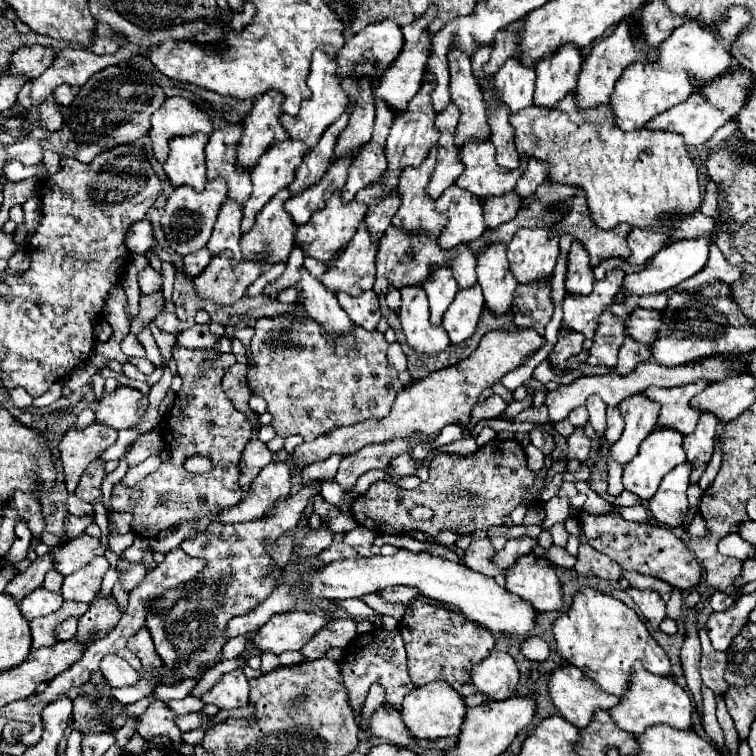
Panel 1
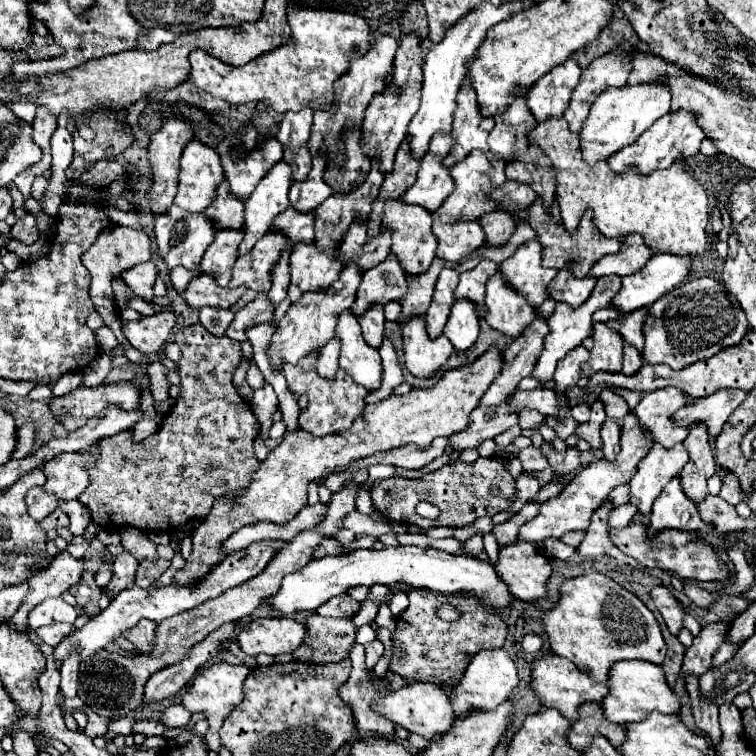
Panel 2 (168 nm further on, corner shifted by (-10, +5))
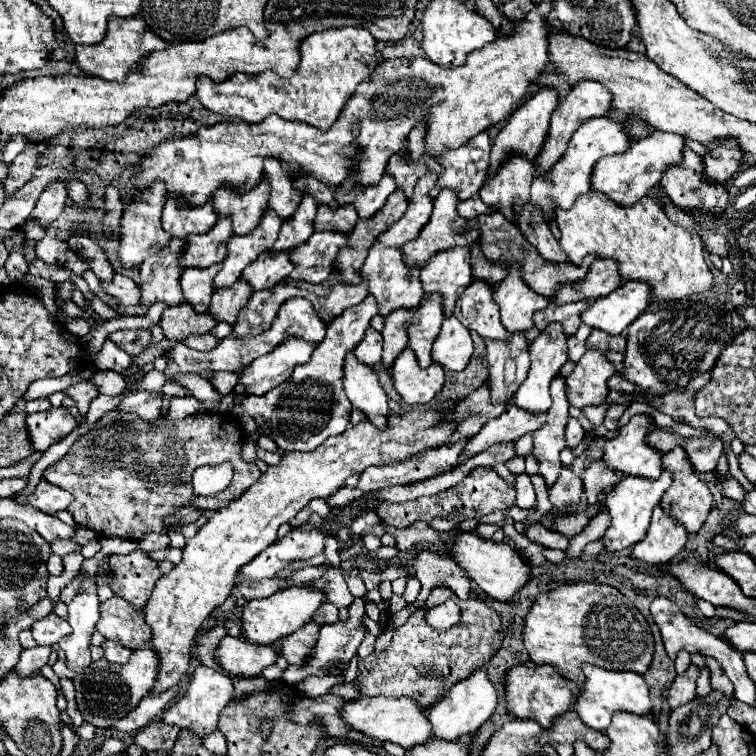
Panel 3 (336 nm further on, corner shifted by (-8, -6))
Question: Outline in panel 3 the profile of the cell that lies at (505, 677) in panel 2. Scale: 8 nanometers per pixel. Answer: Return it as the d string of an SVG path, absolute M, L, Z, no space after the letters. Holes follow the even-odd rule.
M482 667L482 669L474 671L474 675L470 675L470 679L464 679L462 683L456 683L446 693L446 697L442 697L438 703L434 703L426 709L426 719L432 725L430 737L444 739L444 741L456 741L462 735L478 731L478 727L494 713L496 701L498 701L498 695L496 695L494 685L488 679L486 669Z

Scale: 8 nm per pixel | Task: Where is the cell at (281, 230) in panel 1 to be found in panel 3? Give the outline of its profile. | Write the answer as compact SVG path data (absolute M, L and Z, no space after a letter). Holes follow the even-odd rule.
M234 283L234 287L228 287L226 291L214 291L208 307L208 315L216 321L226 321L230 325L236 323L236 315L242 307L246 307L248 297L252 295L248 283Z

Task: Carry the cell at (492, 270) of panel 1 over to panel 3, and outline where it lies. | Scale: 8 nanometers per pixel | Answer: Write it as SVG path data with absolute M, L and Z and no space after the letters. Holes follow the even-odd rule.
M512 335L512 343L486 341L486 361L488 361L488 389L492 403L510 403L516 389L526 379L530 365L528 341L524 335Z

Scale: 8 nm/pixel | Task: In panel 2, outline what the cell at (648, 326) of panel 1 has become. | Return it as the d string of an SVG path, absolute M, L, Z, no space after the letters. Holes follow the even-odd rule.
M640 308L640 310L634 310L634 312L628 312L628 314L620 316L620 320L608 320L608 326L616 328L628 344L642 350L644 348L642 328L644 328L644 320L646 320L648 314L650 314L648 308Z

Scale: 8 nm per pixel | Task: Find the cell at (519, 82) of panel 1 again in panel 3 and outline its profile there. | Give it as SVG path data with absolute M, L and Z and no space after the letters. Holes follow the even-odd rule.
M514 155L494 173L494 177L480 189L482 201L494 211L502 213L508 221L516 223L516 203L526 205L530 199L530 183L534 175L534 163Z

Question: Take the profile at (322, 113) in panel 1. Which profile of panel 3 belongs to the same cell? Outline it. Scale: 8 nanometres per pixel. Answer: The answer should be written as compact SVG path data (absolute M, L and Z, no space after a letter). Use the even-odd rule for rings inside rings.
M266 159L262 177L270 183L270 199L268 199L268 209L274 211L282 221L290 219L302 201L302 195L294 191L290 175L286 175L286 167L278 163L278 159Z

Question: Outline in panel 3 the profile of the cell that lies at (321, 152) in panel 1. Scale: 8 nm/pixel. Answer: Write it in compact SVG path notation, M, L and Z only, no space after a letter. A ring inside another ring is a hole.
M304 195L296 213L282 223L278 241L274 243L272 251L284 253L284 251L292 251L292 249L300 247L302 243L306 243L306 239L314 233L312 221L314 221L316 209L318 207L314 207L314 199L310 199L310 195Z

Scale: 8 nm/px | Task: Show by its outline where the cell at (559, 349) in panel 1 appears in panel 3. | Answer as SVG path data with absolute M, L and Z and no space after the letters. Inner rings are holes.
M556 377L550 385L552 395L552 407L548 409L548 419L544 427L534 431L534 451L532 455L538 461L538 475L544 477L546 487L554 485L558 479L558 473L562 469L560 463L560 451L566 447L564 441L564 429L568 423L568 399L566 399L566 385L562 377Z

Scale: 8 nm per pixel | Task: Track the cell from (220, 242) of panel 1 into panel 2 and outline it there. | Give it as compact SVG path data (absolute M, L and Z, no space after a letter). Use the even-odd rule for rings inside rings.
M220 228L216 240L212 242L212 248L204 252L204 260L200 262L200 268L204 274L216 276L216 282L220 286L228 286L228 280L232 278L232 266L238 258L238 244L242 238L244 238L244 230Z

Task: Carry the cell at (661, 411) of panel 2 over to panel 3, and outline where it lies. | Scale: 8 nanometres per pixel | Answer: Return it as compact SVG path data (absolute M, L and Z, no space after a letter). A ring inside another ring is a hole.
M634 415L630 423L620 429L618 437L606 441L600 457L604 465L622 475L658 479L662 473L662 455L644 443L652 425L654 421L648 415Z

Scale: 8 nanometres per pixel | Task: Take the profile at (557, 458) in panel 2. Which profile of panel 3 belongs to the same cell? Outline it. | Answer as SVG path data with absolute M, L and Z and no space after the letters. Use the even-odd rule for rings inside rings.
M564 467L558 475L558 481L548 489L548 495L550 503L556 509L566 509L570 505L576 505L582 497L582 479Z

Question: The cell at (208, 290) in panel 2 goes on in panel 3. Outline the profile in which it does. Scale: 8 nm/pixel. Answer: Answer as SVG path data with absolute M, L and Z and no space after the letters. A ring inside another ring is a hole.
M180 303L178 307L168 307L162 313L162 319L160 319L158 325L162 327L162 333L164 333L166 339L184 341L190 335L208 333L216 325L216 321L210 319L208 313L194 315L194 311L190 311L190 307Z

